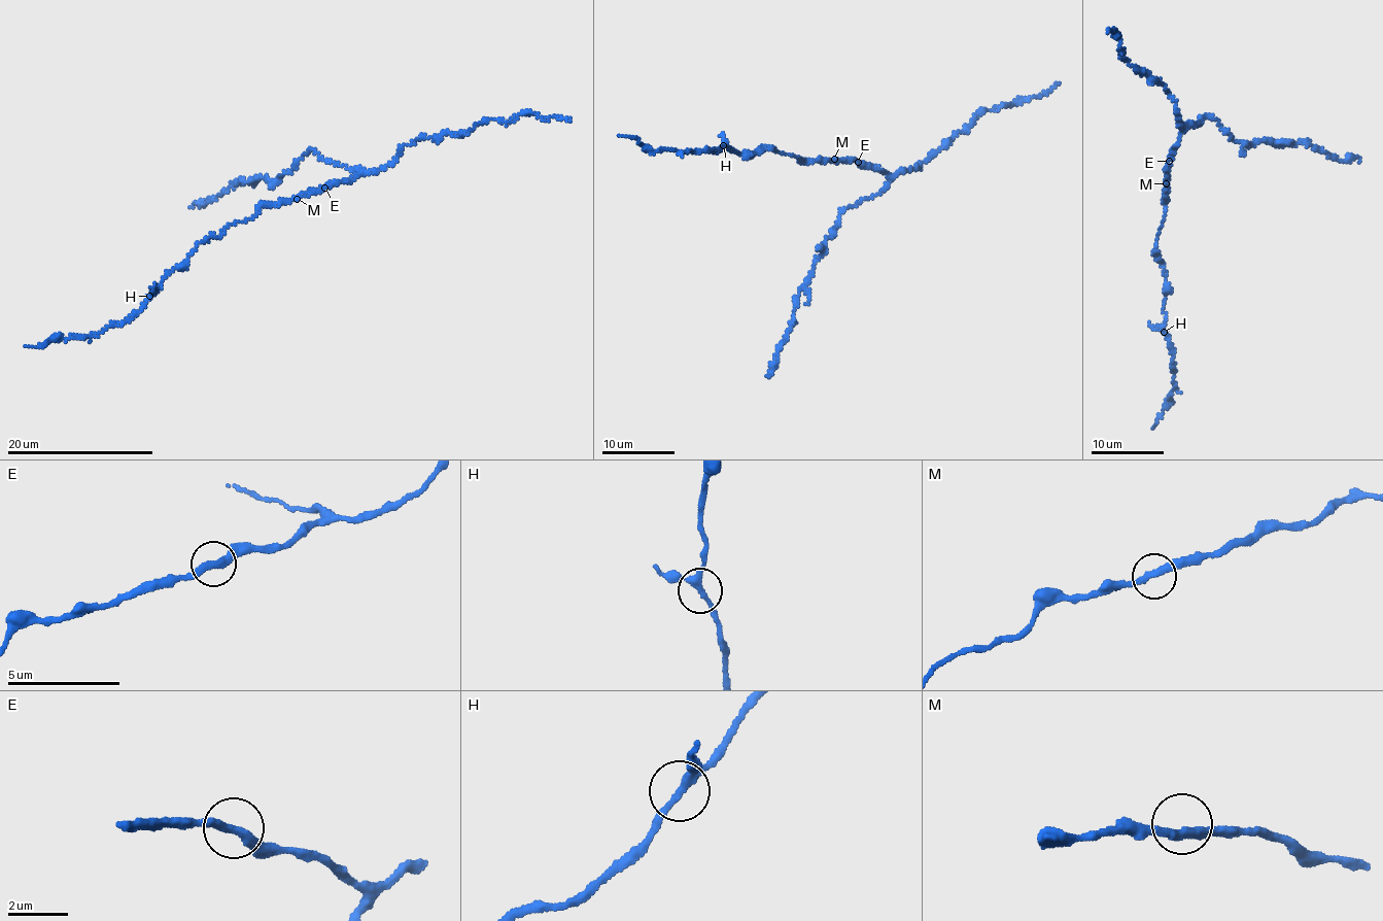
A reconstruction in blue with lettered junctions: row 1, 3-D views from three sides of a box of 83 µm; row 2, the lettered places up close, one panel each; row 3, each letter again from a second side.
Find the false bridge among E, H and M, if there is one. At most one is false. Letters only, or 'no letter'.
no letter

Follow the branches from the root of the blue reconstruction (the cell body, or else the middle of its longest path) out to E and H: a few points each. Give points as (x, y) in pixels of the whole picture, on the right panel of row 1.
E: (1167, 177), (1169, 162)
H: (1167, 177), (1167, 200), (1155, 253), (1163, 268), (1167, 287), (1164, 332)

